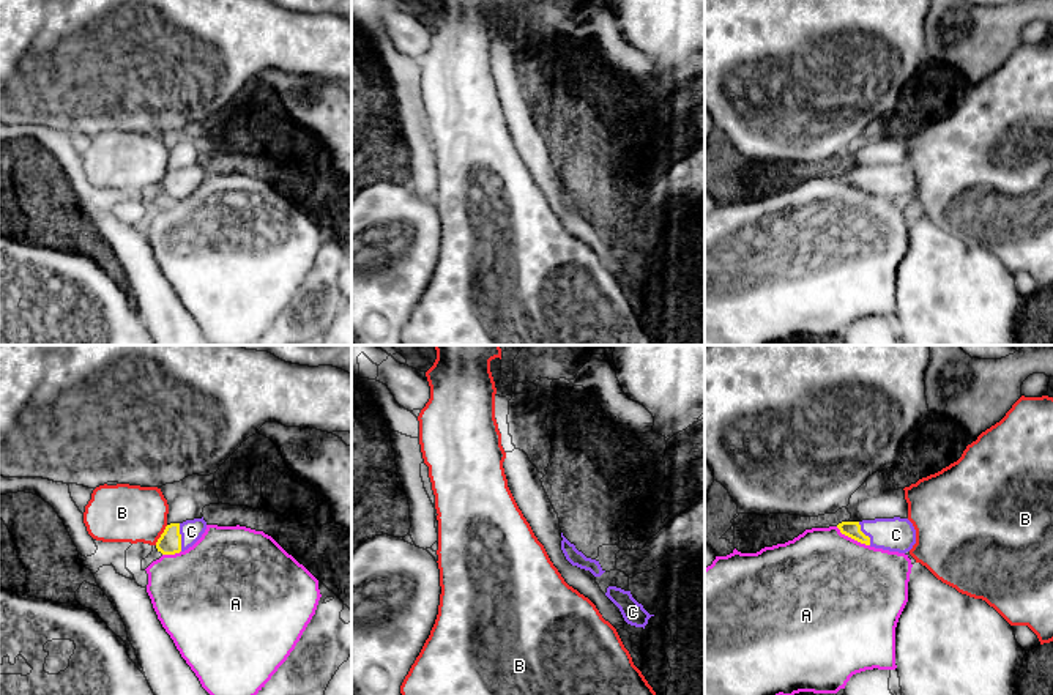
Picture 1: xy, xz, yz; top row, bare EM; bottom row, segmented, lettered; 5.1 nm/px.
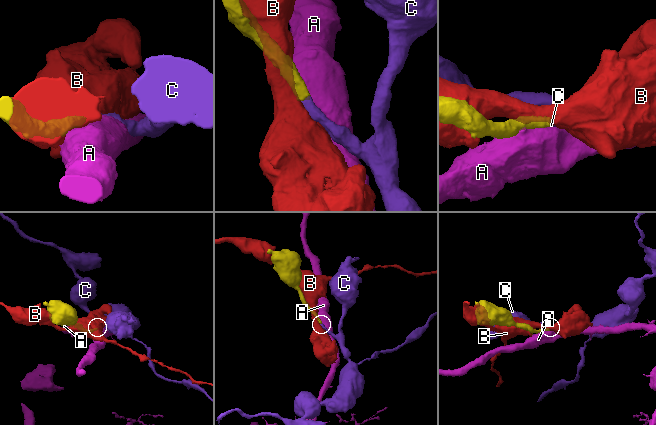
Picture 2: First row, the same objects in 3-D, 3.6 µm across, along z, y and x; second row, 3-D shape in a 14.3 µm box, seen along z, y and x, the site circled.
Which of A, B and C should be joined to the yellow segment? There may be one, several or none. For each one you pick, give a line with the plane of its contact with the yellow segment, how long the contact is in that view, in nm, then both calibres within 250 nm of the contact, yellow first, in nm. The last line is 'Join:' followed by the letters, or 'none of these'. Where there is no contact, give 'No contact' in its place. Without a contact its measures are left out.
C: Touches yellow in xy. Shared border 140 nm. Thickness 120 nm (yellow) against 110 nm
Join: C

